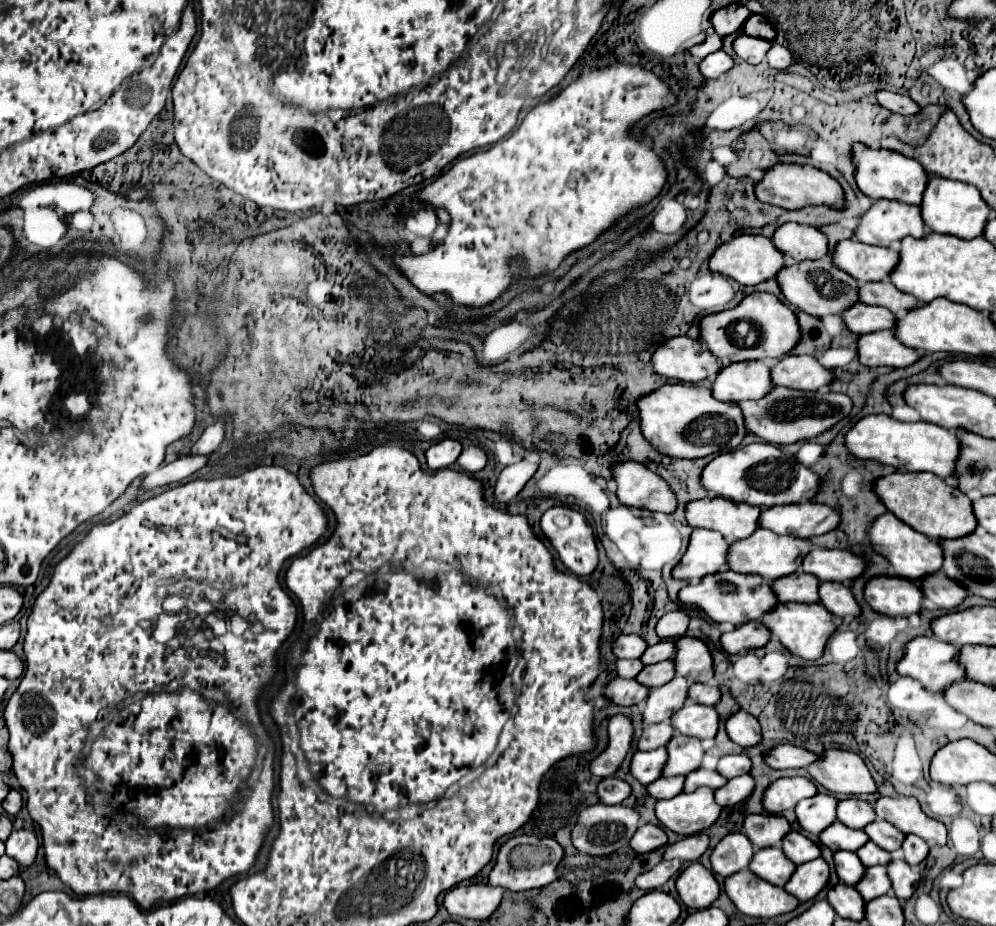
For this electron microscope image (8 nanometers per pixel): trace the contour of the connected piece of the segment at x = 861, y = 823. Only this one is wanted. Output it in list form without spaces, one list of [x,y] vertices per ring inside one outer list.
[[[846,798],[838,802],[836,818],[848,828],[864,828],[866,824],[874,822],[876,814],[872,810],[872,804],[858,798]]]

